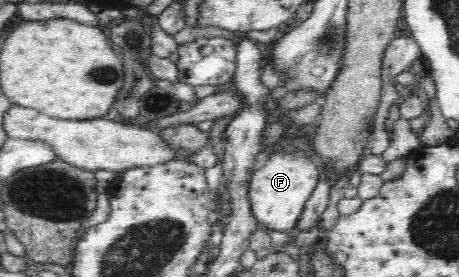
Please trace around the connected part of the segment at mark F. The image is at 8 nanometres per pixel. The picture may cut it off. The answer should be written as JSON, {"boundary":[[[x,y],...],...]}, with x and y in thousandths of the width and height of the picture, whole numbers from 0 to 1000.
{"boundary":[[[606,542],[588,574],[551,625],[542,664],[540,715],[549,773],[562,791],[566,819],[601,834],[632,834],[647,812],[675,704],[695,661],[702,617],[680,578],[678,552],[614,552]]]}

